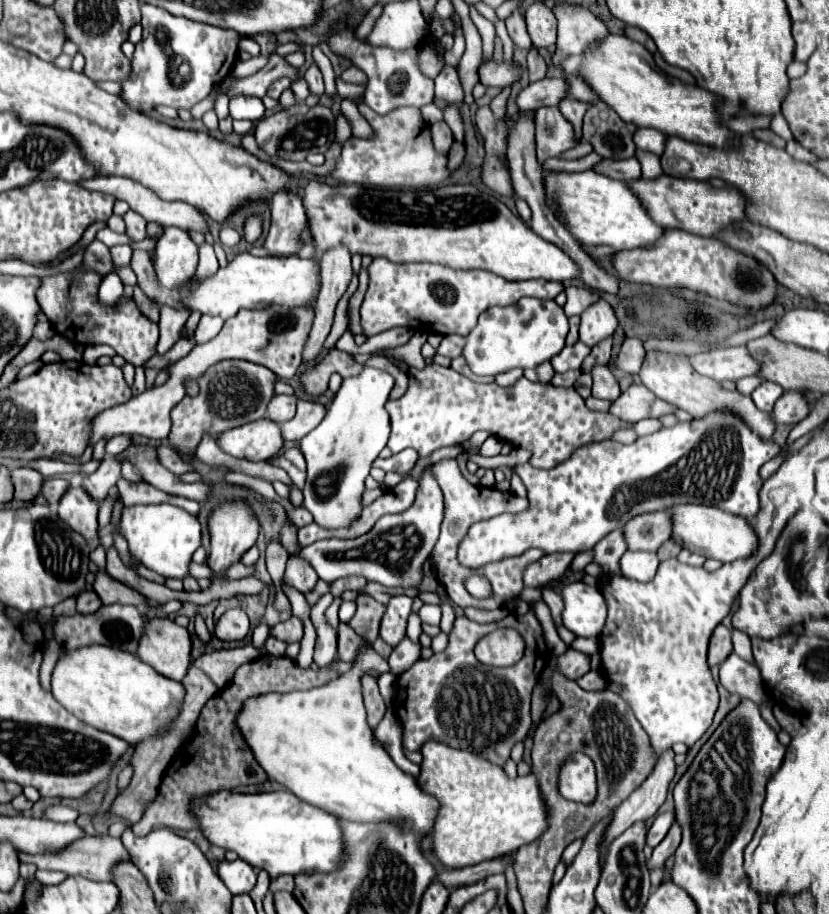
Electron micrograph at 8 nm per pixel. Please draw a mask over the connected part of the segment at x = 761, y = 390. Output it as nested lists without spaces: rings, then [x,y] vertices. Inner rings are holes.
[[[764,381],[764,383],[760,383],[760,385],[754,389],[752,401],[754,401],[754,405],[756,405],[760,411],[770,413],[772,407],[774,407],[774,403],[782,397],[782,393],[784,393],[784,389],[782,389],[780,385],[770,383],[770,381]]]

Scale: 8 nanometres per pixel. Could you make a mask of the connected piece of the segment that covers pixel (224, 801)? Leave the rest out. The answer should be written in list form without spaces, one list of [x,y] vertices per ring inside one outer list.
[[[220,791],[208,795],[208,799],[200,799],[196,815],[200,815],[200,829],[210,843],[236,851],[240,859],[268,871],[272,879],[280,875],[338,871],[346,857],[340,819],[320,807],[302,803],[290,791],[254,795]]]

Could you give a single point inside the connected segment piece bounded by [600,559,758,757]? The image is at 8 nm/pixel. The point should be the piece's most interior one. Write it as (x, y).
(654, 646)

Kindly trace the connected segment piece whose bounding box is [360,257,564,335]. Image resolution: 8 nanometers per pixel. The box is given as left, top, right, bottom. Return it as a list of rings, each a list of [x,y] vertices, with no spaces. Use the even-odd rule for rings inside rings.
[[[378,257],[368,267],[370,287],[366,291],[360,315],[366,335],[376,335],[394,327],[408,327],[412,331],[426,329],[434,333],[468,335],[478,321],[478,315],[488,307],[504,307],[522,297],[554,299],[564,287],[562,283],[532,279],[532,281],[506,281],[490,271],[472,269],[460,271],[438,263],[392,263]]]

